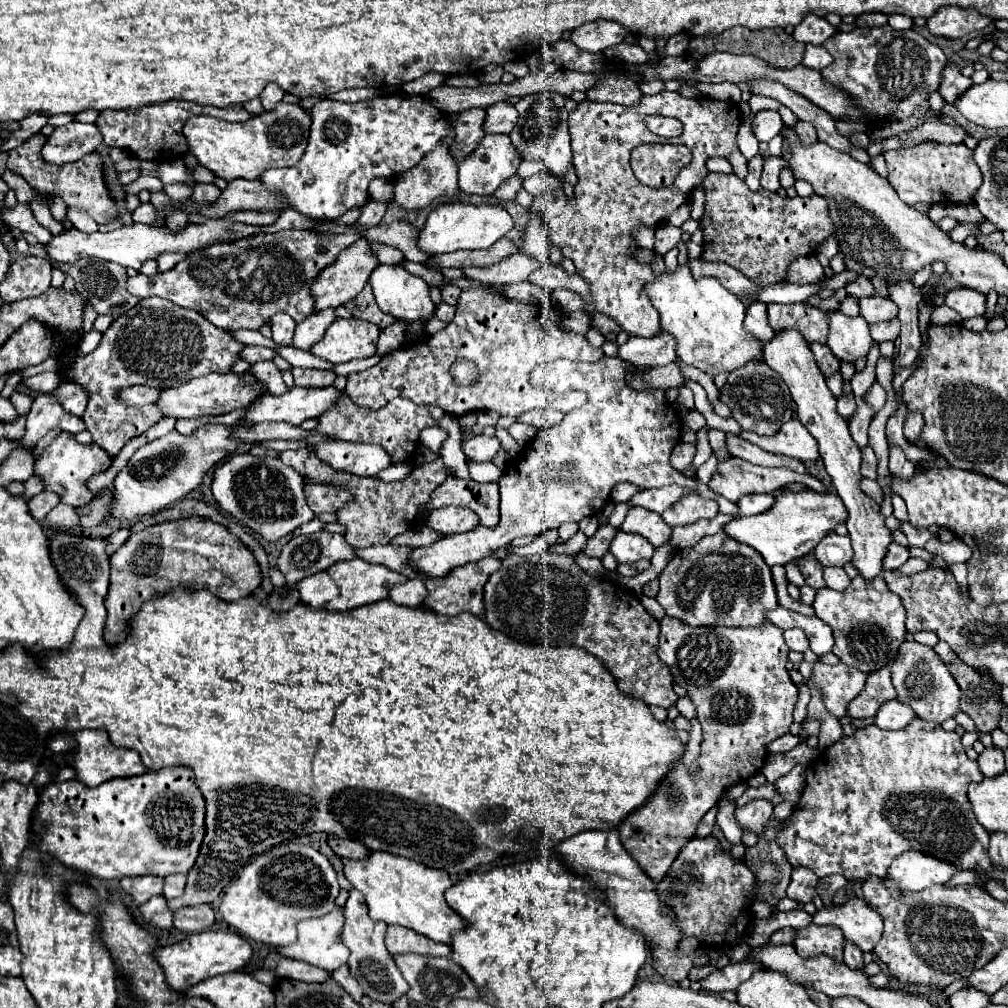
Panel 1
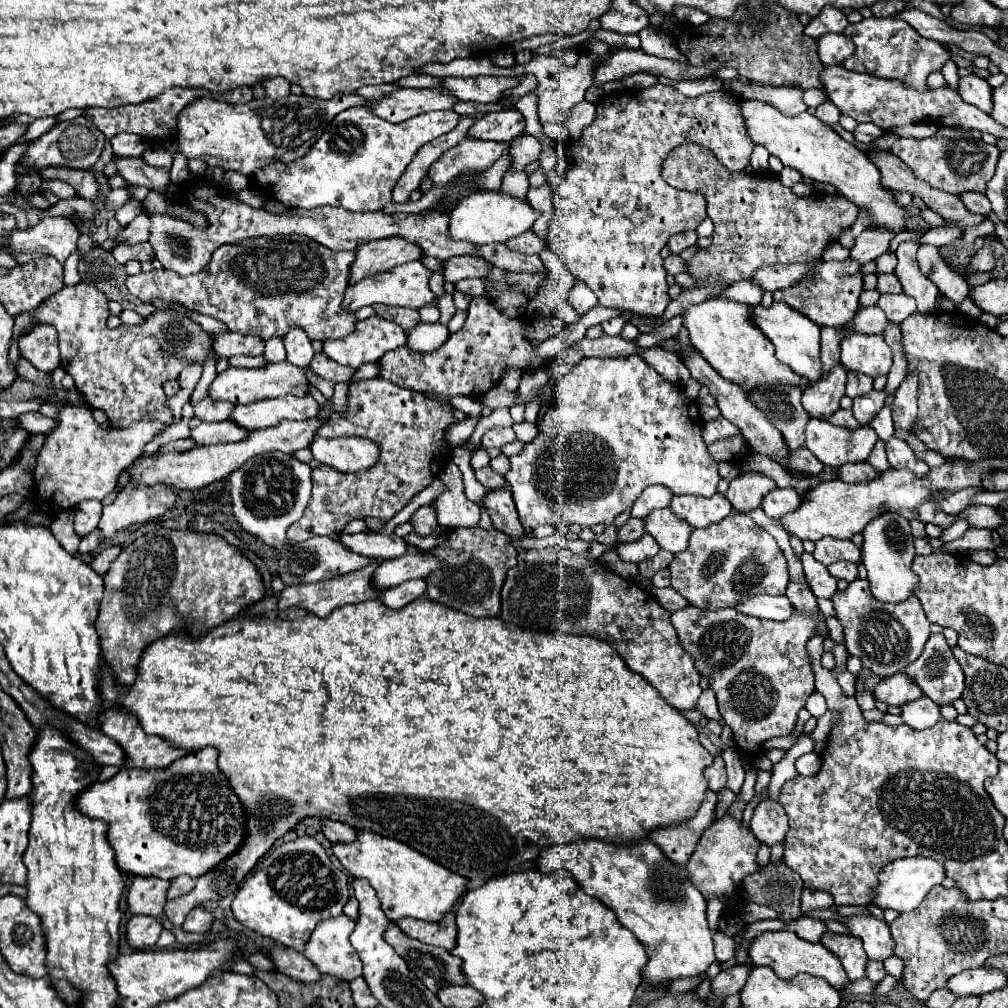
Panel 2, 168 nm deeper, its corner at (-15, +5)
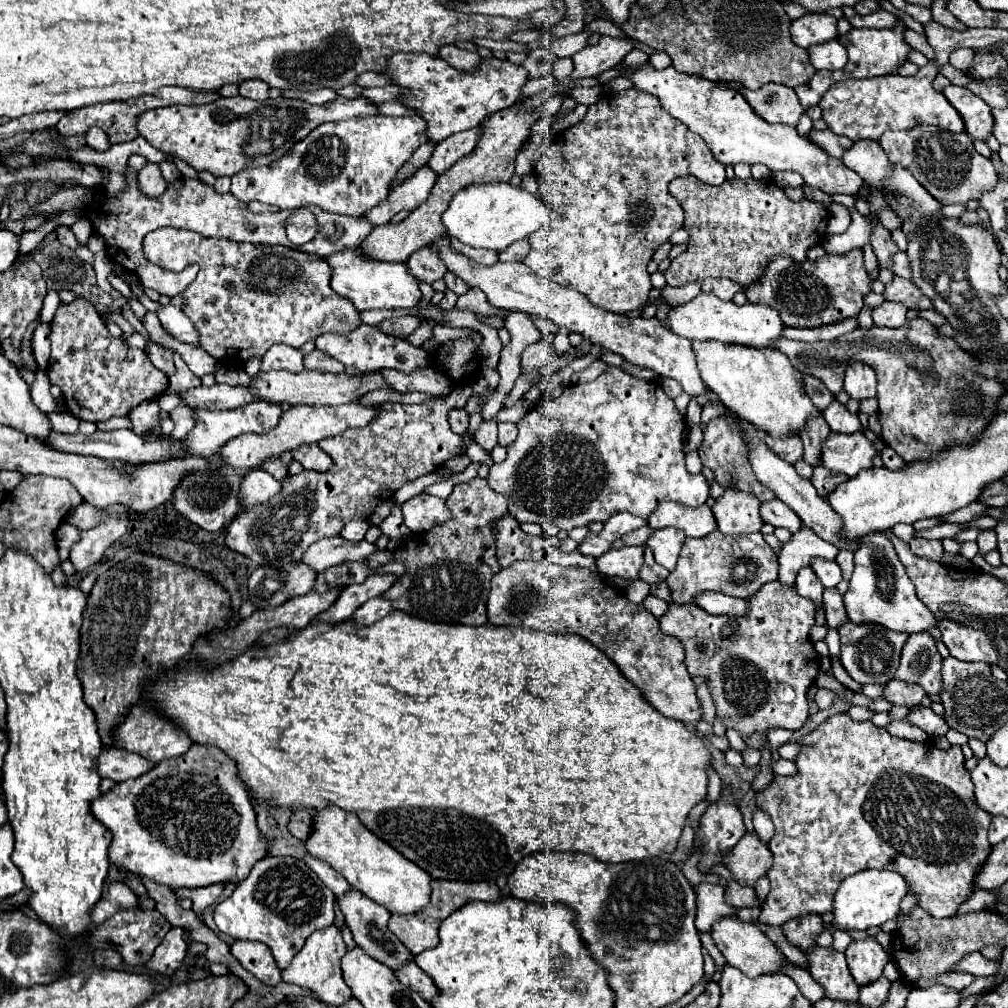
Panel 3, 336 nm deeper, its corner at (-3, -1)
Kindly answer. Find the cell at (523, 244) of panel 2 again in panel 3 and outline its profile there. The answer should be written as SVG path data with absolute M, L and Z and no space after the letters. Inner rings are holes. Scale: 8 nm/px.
M520 239L520 241L512 243L508 249L504 249L498 257L500 257L500 261L524 261L528 253L530 253L528 239Z

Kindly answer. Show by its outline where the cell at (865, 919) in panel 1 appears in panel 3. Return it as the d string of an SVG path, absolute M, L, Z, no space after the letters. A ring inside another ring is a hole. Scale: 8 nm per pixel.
M868 937L850 943L850 947L846 949L846 961L856 985L864 987L882 977L888 955L874 937Z

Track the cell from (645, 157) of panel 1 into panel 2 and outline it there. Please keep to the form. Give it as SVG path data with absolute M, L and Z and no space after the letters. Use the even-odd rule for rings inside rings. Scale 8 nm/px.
M684 143L684 145L680 145L680 147L674 147L674 149L668 153L668 157L664 159L664 163L662 163L662 175L664 175L664 181L666 181L668 185L678 187L678 189L686 189L686 191L700 191L700 193L704 193L704 197L706 197L706 201L708 201L708 217L714 221L712 245L710 245L708 249L700 249L700 251L688 261L688 269L686 269L688 273L692 273L692 275L696 277L696 283L698 283L698 281L710 281L710 283L712 283L712 281L716 281L716 279L722 279L724 283L732 285L732 283L736 283L736 281L740 281L740 279L750 279L760 267L768 267L768 265L776 265L776 263L796 263L796 261L806 261L806 259L820 259L822 251L824 251L830 243L836 243L838 237L840 237L840 233L842 233L844 229L852 227L852 223L854 223L856 217L858 217L856 205L854 205L854 203L848 203L848 199L844 199L840 193L828 195L828 193L814 191L814 193L808 195L808 197L798 197L792 189L784 187L784 185L778 181L778 177L760 175L760 173L730 171L728 167L724 167L724 165L716 159L716 155L712 155L712 151L704 149L704 145L700 145L700 143Z

